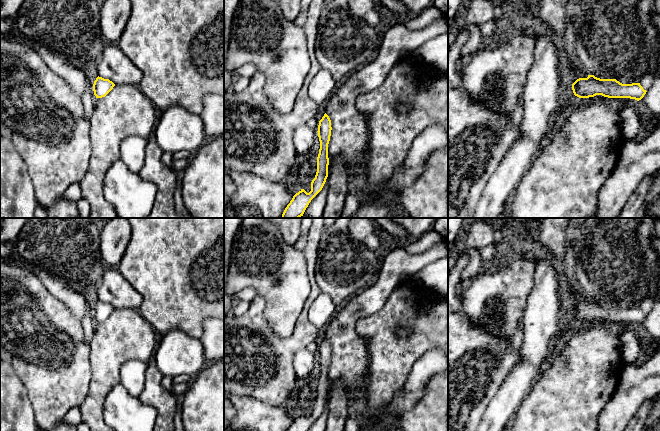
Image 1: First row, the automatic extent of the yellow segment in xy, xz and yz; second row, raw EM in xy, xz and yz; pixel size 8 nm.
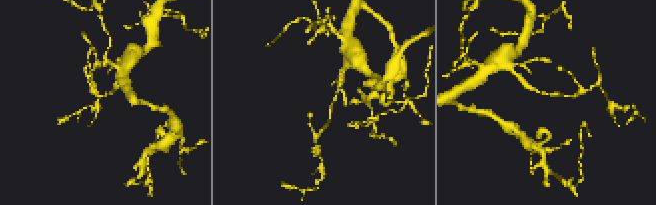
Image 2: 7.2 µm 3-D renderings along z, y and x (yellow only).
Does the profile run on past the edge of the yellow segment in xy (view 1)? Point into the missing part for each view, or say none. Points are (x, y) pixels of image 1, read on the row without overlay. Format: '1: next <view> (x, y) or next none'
1: next none

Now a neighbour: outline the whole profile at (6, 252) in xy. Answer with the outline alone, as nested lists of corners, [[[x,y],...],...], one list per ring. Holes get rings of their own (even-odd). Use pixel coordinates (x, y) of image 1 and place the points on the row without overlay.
[[[0,242],[0,258],[9,260],[15,256],[14,249],[10,248],[7,243]]]

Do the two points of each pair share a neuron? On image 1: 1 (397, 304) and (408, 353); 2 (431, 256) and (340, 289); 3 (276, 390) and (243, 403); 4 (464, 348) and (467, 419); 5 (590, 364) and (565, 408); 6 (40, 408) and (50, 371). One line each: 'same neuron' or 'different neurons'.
1: same neuron
2: different neurons
3: different neurons
4: same neuron
5: same neuron
6: same neuron

